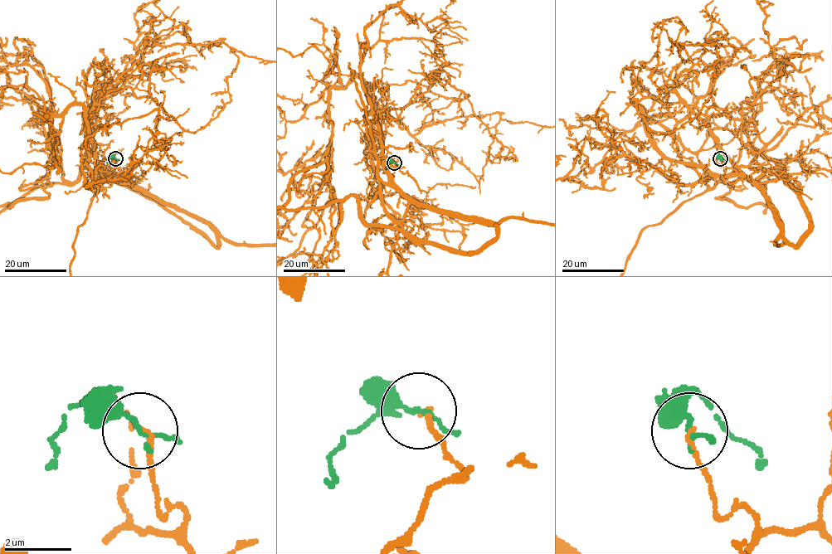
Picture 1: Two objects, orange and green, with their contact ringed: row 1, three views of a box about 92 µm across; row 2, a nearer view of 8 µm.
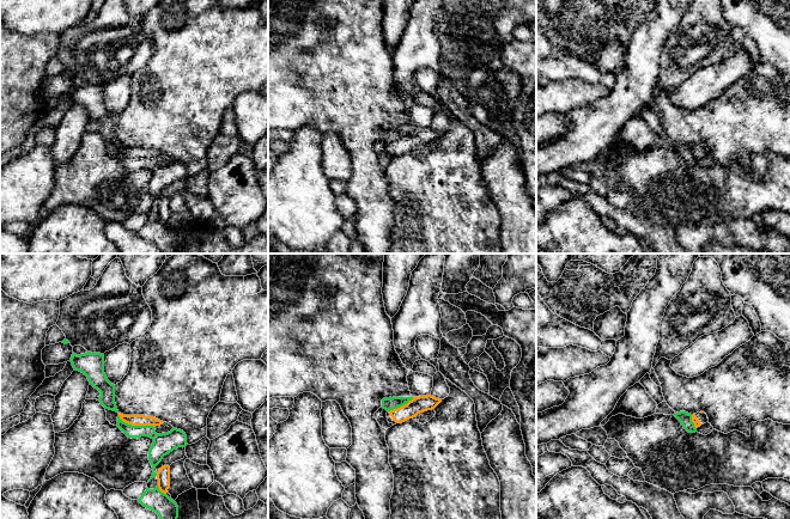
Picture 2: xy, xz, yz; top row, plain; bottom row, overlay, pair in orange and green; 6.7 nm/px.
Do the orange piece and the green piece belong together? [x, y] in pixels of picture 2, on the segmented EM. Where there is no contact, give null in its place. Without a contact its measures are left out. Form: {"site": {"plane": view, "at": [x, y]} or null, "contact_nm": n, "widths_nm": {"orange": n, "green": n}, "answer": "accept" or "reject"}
{"site": {"plane": "xy", "at": [135, 425]}, "contact_nm": 260, "widths_nm": {"orange": 80, "green": 150}, "answer": "reject"}

